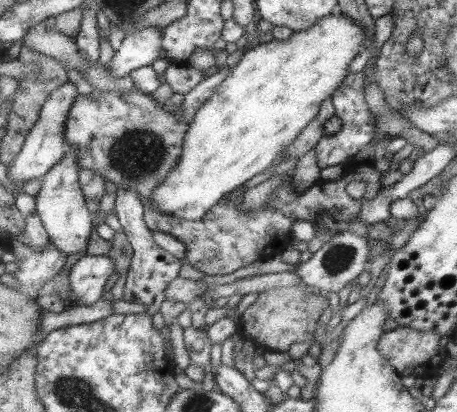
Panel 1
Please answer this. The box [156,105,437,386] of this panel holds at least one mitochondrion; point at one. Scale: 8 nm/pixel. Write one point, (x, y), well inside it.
(337, 258)

